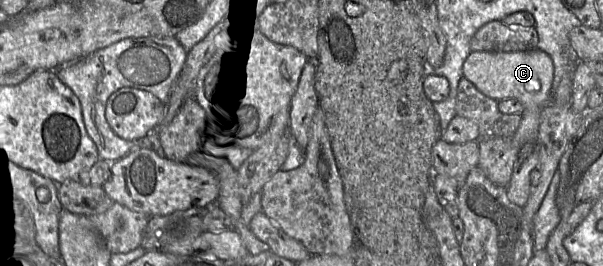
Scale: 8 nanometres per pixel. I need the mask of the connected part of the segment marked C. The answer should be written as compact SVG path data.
M538 48L515 52L471 52L463 64L463 76L487 97L497 101L508 98L519 100L524 111L521 114L521 124L512 140L519 149L526 144L538 144L540 113L552 101L550 94L554 65L546 52Z

